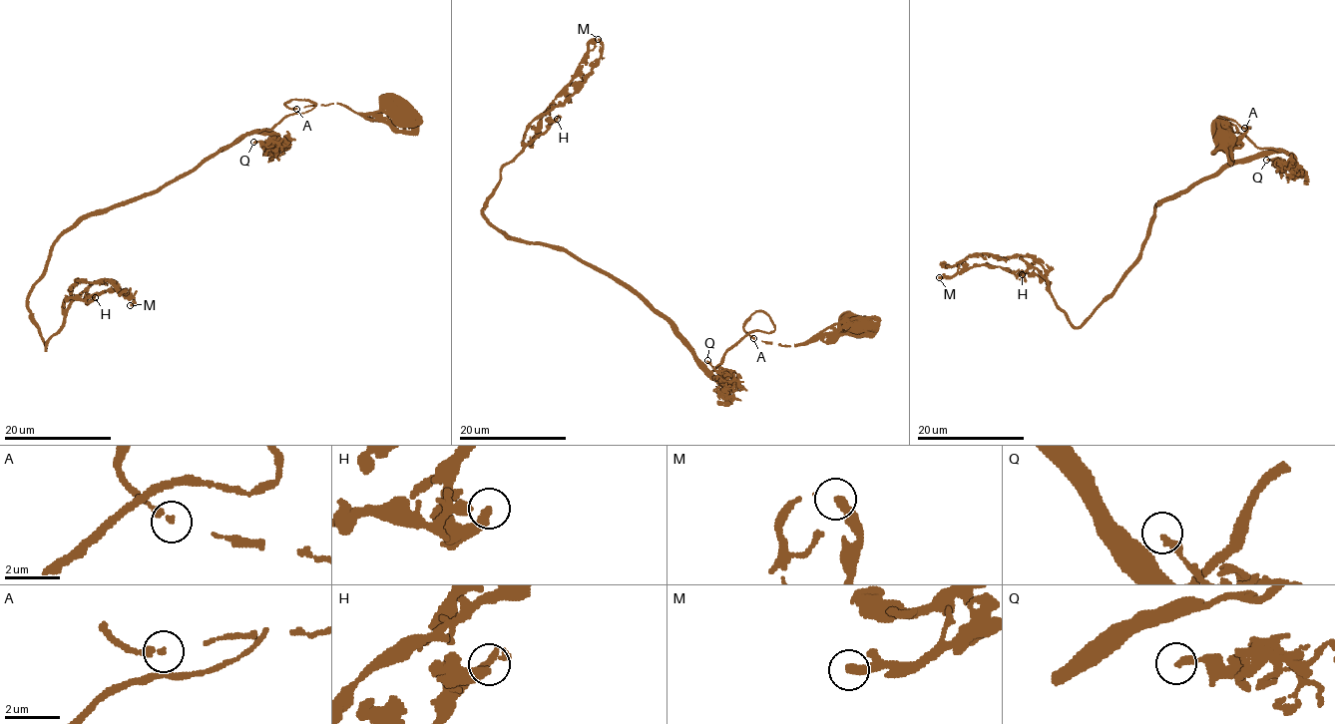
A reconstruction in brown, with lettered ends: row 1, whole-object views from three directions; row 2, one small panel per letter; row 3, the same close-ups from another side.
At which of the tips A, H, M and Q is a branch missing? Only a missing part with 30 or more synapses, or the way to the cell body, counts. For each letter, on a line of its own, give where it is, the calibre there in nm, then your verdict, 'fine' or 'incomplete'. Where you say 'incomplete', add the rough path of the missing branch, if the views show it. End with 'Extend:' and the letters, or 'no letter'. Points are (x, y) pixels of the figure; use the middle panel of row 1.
A: at (753, 338); 220 nm thick; fine
H: at (557, 119); 340 nm thick; fine
M: at (598, 39); 340 nm thick; fine
Q: at (707, 360); 240 nm thick; fine
Extend: no letter

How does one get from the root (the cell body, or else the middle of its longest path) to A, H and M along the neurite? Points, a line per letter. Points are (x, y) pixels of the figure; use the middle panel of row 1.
A: (864, 324), (825, 327), (803, 342), (779, 345), (773, 322), (754, 312), (743, 327), (753, 338)
H: (864, 324), (795, 345), (750, 331), (710, 371), (613, 278), (500, 231), (485, 199), (557, 119)
M: (864, 324), (795, 345), (750, 331), (710, 371), (635, 293), (484, 218), (527, 127), (584, 81), (598, 39)

